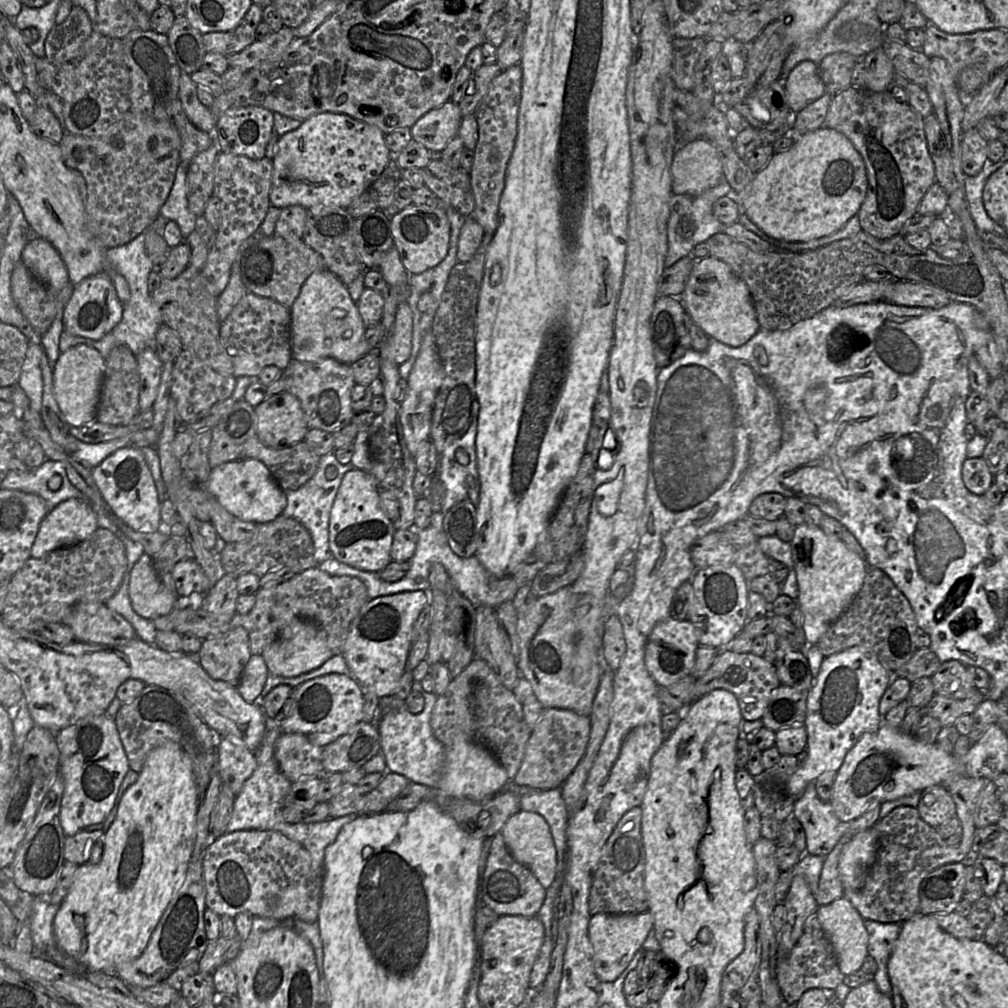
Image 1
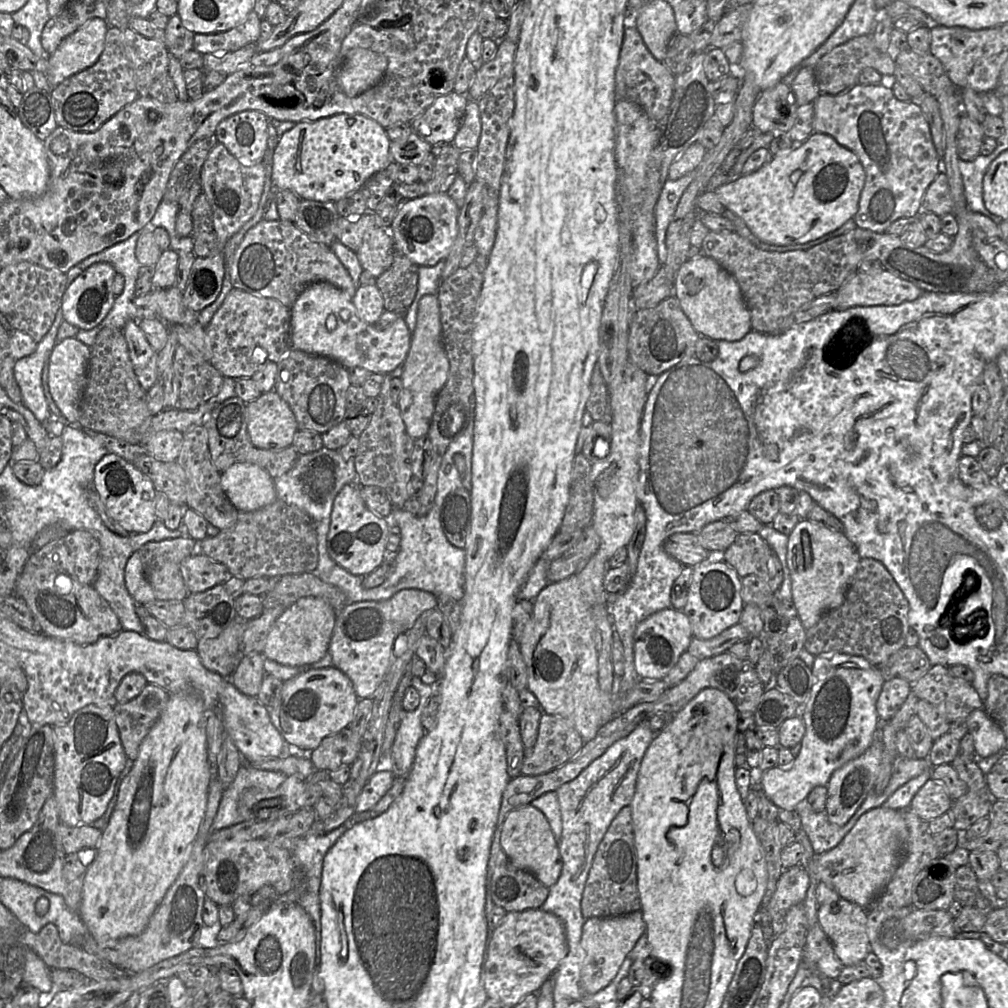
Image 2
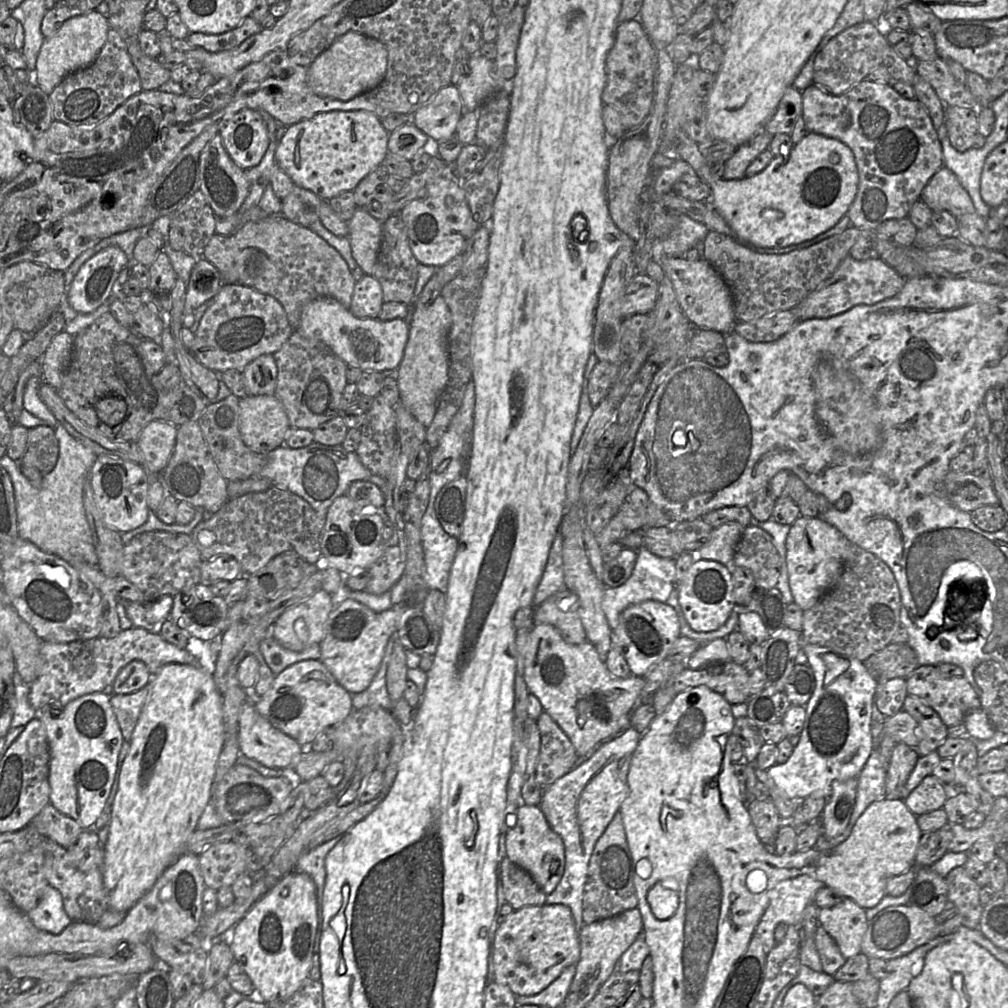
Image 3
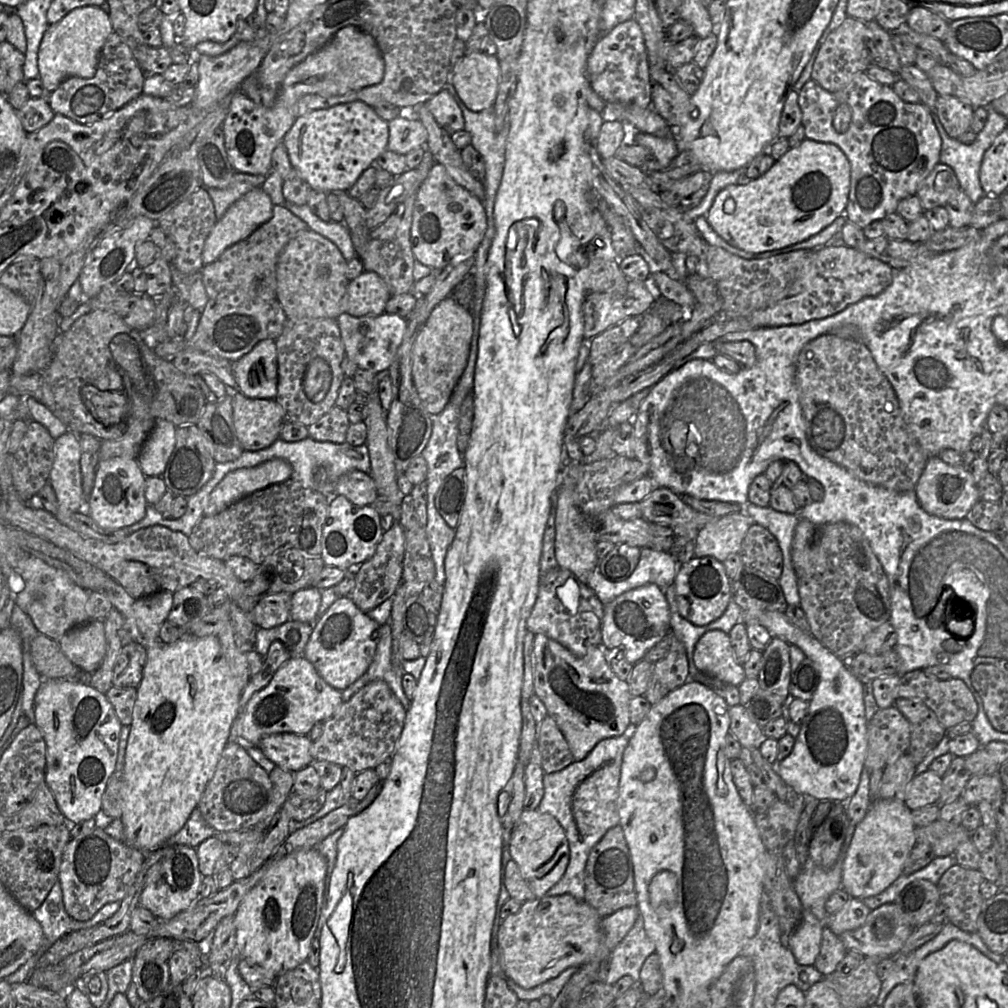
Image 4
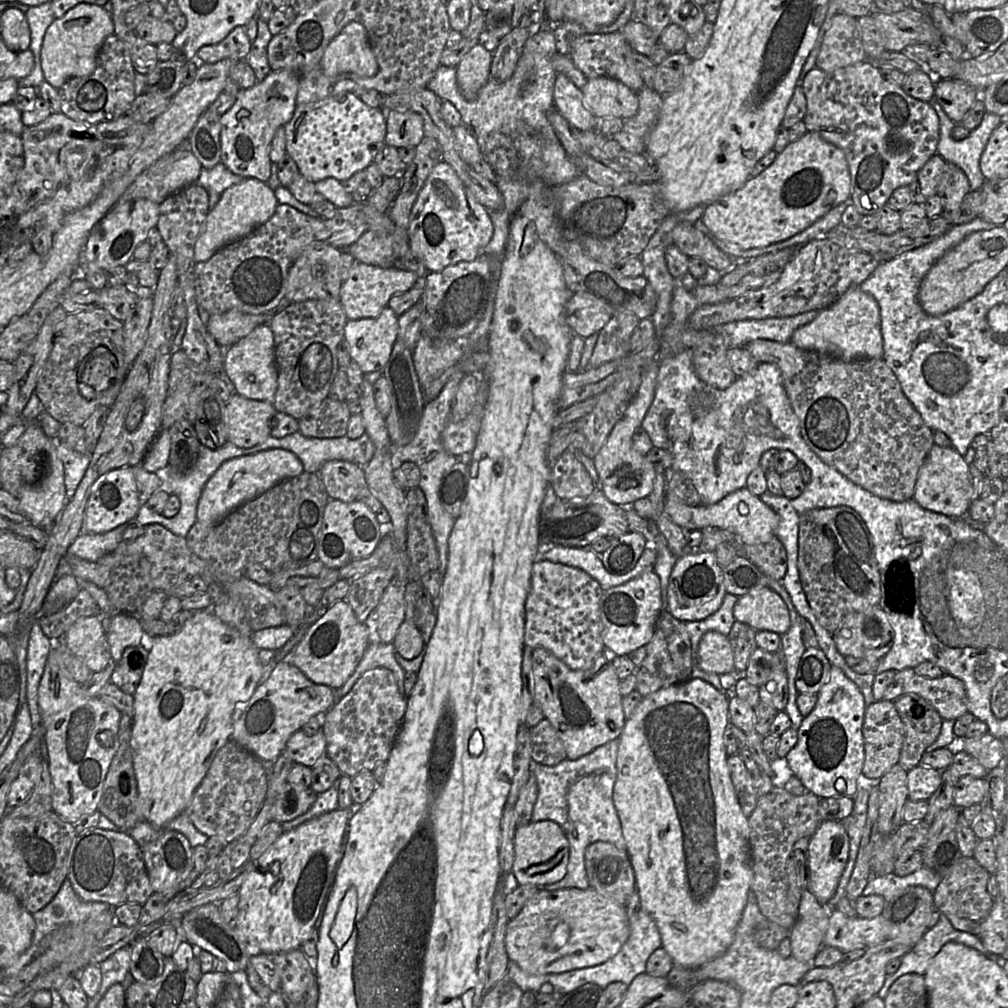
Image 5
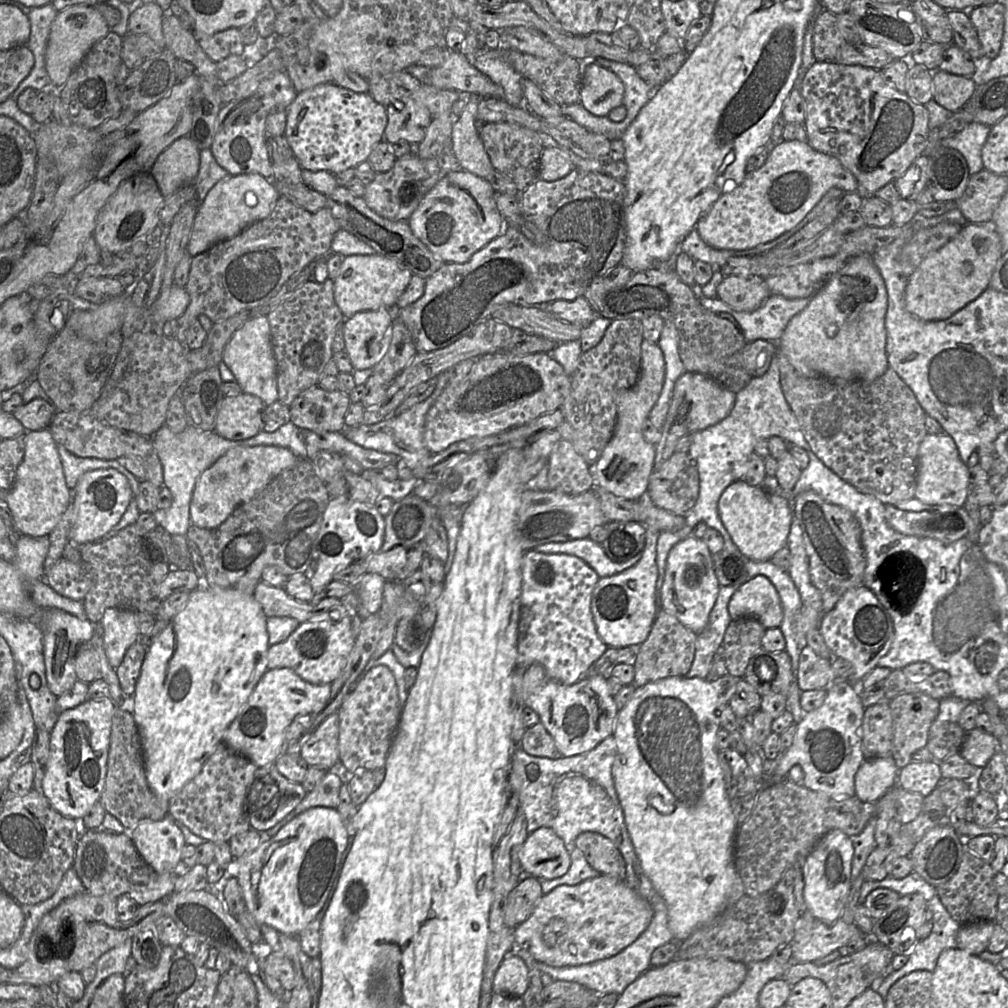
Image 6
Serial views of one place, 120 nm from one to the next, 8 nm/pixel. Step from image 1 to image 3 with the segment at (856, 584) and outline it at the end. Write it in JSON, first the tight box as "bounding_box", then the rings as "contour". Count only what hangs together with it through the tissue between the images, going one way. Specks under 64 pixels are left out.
{"bounding_box":[786,515,850,611],"contour":[[[800,515],[786,539],[788,579],[794,602],[803,611],[813,607],[838,582],[850,549],[850,541],[833,525],[818,517]]]}

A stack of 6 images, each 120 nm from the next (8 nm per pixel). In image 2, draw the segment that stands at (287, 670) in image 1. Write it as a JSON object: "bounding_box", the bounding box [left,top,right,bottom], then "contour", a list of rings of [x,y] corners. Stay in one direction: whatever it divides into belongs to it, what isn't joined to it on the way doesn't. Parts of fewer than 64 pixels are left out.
{"bounding_box":[262,597,336,666],"contour":[[[302,597],[278,617],[267,638],[262,655],[286,666],[302,666],[321,660],[329,652],[336,613],[322,598]]]}

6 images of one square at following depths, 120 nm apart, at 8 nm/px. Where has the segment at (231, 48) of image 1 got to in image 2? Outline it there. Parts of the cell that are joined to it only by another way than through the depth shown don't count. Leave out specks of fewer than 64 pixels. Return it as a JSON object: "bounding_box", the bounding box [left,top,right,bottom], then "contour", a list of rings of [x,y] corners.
{"bounding_box":[193,10,262,54],"contour":[[[254,10],[236,27],[218,33],[195,33],[193,50],[203,54],[220,54],[239,50],[240,48],[256,43],[260,35],[262,19]]]}

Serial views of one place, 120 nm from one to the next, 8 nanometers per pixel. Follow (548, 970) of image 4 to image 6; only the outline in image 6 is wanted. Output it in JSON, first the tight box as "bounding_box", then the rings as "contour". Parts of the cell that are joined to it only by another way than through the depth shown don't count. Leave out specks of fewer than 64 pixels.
{"bounding_box":[514,874,653,967],"contour":[[[599,874],[577,885],[560,885],[542,895],[531,915],[514,928],[514,946],[552,967],[588,964],[614,956],[631,944],[649,926],[653,914],[648,901],[625,881]]]}

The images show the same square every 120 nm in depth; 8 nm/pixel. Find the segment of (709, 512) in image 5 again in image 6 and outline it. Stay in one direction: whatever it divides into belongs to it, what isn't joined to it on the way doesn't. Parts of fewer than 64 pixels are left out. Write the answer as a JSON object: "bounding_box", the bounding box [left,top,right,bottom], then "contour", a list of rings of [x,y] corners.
{"bounding_box":[718,479,793,561],"contour":[[[743,479],[730,484],[720,496],[718,513],[729,535],[740,551],[755,561],[768,561],[781,548],[787,546],[787,538],[793,520],[793,504],[781,494],[768,493],[761,486],[752,486]]]}

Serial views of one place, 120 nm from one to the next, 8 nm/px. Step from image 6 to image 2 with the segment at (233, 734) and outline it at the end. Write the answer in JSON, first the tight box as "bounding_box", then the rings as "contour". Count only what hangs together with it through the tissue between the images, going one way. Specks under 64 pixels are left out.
{"bounding_box":[268,666,359,751],"contour":[[[332,666],[311,669],[284,681],[277,704],[268,708],[273,725],[283,736],[287,746],[313,751],[321,741],[347,728],[353,721],[359,698],[352,681]]]}

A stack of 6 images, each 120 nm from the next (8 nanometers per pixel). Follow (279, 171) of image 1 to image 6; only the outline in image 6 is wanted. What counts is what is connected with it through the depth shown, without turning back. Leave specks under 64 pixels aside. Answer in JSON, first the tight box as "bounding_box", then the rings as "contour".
{"bounding_box":[284,83,387,174],"contour":[[[324,83],[297,94],[286,110],[284,135],[302,169],[338,174],[368,160],[373,148],[384,140],[387,120],[386,108],[376,102],[369,92],[357,93],[335,83]]]}

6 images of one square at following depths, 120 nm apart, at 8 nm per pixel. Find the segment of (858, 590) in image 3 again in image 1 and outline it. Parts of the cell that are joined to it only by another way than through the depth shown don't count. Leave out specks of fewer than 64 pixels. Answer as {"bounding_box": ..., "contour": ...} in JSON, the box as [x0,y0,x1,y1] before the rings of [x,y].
{"bounding_box":[817,566,918,672],"contour":[[[868,566],[863,586],[849,607],[819,639],[817,646],[824,657],[854,646],[872,650],[882,665],[895,672],[918,649],[918,625],[911,604],[891,578],[881,569]]]}

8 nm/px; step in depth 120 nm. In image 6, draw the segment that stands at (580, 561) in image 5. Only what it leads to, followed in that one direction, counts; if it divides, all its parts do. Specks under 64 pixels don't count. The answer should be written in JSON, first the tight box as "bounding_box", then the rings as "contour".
{"bounding_box":[531,537,641,577],"contour":[[[590,537],[565,542],[551,542],[538,545],[531,550],[545,554],[569,554],[579,557],[592,567],[600,577],[608,577],[623,572],[633,566],[641,557],[638,554],[626,562],[612,561],[602,544]]]}

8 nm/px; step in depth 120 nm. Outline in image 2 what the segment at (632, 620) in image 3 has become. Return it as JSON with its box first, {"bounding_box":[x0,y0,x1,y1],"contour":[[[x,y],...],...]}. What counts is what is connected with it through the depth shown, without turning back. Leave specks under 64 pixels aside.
{"bounding_box":[634,607,693,680],"contour":[[[668,607],[641,621],[634,632],[634,665],[642,680],[662,680],[685,653],[693,638],[691,624],[682,610]]]}

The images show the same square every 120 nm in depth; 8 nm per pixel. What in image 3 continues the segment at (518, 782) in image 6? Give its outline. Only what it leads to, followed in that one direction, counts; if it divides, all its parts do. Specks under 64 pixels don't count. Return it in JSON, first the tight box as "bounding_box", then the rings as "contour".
{"bounding_box":[539,727,641,930],"contour":[[[628,727],[601,743],[587,757],[581,757],[575,767],[554,783],[543,787],[539,807],[551,828],[561,837],[565,849],[563,875],[554,891],[546,895],[545,904],[569,907],[577,930],[584,925],[583,895],[590,857],[596,842],[629,794],[627,774],[641,735],[635,728]]]}

